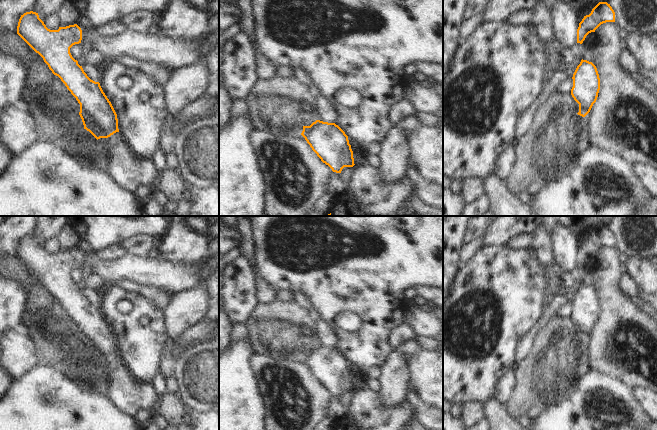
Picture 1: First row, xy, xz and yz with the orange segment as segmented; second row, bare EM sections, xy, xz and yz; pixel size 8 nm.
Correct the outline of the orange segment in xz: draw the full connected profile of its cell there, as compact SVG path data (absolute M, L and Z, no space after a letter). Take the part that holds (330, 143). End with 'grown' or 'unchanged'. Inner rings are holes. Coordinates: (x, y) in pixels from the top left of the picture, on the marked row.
M316 120L310 126L303 126L301 135L333 172L341 173L344 167L355 165L348 136L335 123Z; unchanged

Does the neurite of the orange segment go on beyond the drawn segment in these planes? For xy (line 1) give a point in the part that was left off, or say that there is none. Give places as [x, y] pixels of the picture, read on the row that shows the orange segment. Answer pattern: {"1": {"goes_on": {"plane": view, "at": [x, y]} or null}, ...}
{"1": {"goes_on": null}}

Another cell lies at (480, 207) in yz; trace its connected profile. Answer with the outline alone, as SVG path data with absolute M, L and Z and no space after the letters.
M484 194L479 200L467 204L462 216L484 216L490 212L490 200Z

